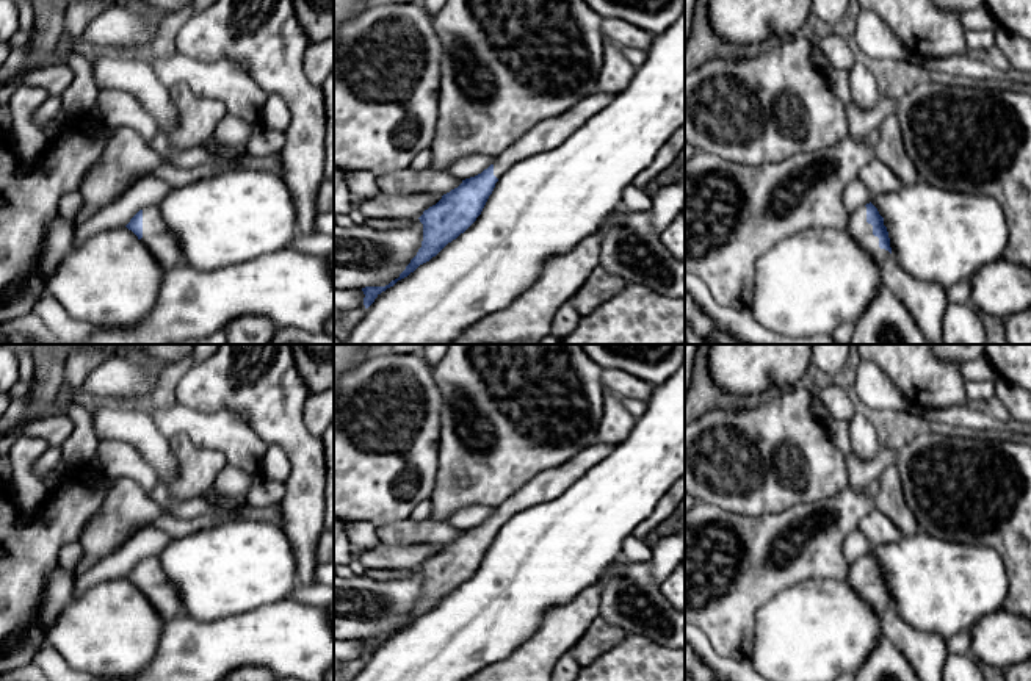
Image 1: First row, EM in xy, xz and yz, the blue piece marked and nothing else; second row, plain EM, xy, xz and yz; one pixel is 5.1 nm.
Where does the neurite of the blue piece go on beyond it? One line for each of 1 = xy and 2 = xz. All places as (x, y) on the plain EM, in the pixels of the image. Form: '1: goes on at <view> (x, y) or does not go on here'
1: goes on at xy (162, 595)
2: goes on at xz (616, 423)

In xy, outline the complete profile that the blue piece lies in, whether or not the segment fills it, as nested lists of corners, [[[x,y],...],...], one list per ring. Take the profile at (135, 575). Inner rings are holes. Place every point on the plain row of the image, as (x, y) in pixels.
[[[157,556],[139,560],[125,578],[143,592],[163,620],[186,615],[179,592],[169,584]]]

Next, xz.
[[[605,390],[605,412],[600,420],[595,441],[567,463],[541,471],[511,495],[481,524],[462,531],[462,534],[443,545],[442,549],[423,562],[418,568],[423,575],[423,592],[417,606],[411,611],[398,629],[385,637],[362,639],[364,656],[368,659],[374,650],[407,628],[420,615],[436,607],[448,593],[464,584],[481,565],[498,529],[516,513],[559,498],[578,477],[611,454],[617,445],[627,440],[636,424],[636,418],[624,407],[622,398]]]

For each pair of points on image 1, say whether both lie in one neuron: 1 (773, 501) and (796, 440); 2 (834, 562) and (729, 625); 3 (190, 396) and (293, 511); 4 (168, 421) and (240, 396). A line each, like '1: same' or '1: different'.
1: same
2: same
3: same
4: different

